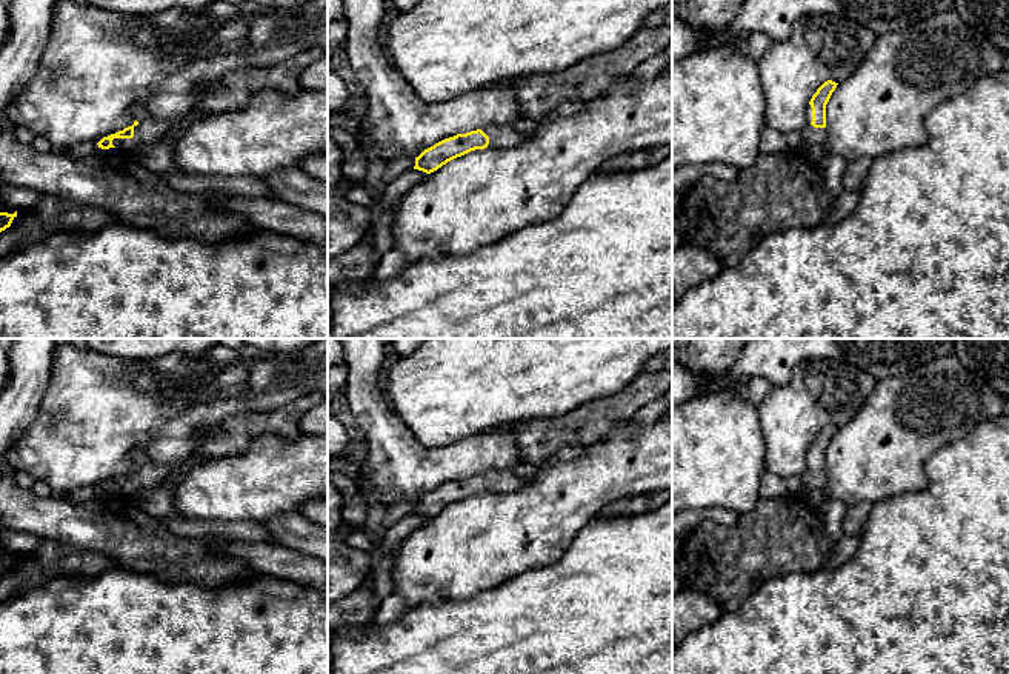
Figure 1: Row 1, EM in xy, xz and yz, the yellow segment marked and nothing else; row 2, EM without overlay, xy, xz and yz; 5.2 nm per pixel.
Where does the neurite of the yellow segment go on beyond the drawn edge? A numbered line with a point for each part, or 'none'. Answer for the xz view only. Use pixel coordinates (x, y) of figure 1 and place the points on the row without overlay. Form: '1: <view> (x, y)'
1: xz (500, 482)

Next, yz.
1: yz (811, 480)

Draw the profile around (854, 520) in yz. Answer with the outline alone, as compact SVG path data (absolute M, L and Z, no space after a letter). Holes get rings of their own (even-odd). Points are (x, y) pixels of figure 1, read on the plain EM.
M858 503L854 506L849 506L844 517L843 517L843 532L846 536L860 536L864 523L867 520L867 516L871 512L869 503Z

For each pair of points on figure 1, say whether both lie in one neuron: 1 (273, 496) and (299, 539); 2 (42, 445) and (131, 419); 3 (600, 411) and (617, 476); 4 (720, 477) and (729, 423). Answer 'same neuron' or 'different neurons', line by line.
1: different neurons
2: same neuron
3: different neurons
4: same neuron

